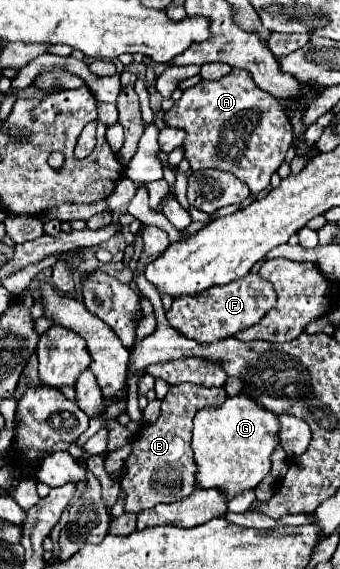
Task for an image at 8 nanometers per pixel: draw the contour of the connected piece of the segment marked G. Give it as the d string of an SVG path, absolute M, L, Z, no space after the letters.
M246 392L226 396L220 406L206 406L194 418L192 450L198 466L198 488L218 488L228 494L228 500L236 494L250 490L272 468L272 454L280 444L278 416L250 398Z

